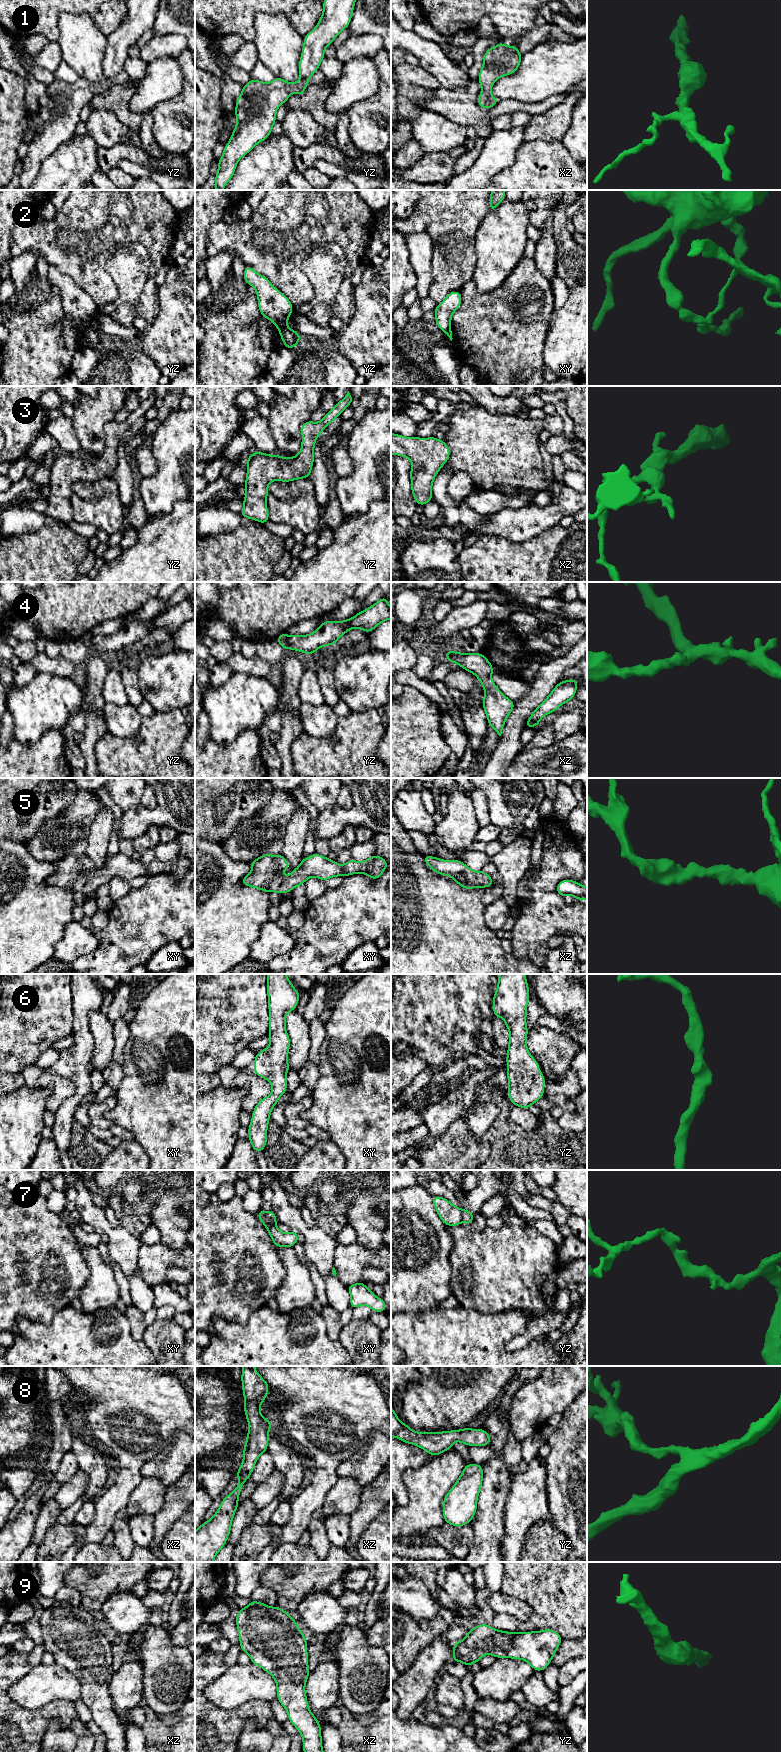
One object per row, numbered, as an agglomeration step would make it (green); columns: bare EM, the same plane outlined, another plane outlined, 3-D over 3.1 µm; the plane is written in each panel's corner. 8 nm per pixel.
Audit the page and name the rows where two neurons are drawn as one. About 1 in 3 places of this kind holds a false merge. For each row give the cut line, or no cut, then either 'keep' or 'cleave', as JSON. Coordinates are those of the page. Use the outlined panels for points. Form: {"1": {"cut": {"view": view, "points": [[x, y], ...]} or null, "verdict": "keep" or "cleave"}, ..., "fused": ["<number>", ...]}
{"1": {"cut": null, "verdict": "keep"}, "2": {"cut": {"view": "yz", "points": [[287, 326], [279, 330]]}, "verdict": "cleave"}, "3": {"cut": null, "verdict": "keep"}, "4": {"cut": null, "verdict": "keep"}, "5": {"cut": null, "verdict": "keep"}, "6": {"cut": null, "verdict": "keep"}, "7": {"cut": {"view": "xy", "points": [[265, 1212], [268, 1218], [275, 1221]]}, "verdict": "cleave"}, "8": {"cut": null, "verdict": "keep"}, "9": {"cut": null, "verdict": "keep"}, "fused": ["2", "7"]}

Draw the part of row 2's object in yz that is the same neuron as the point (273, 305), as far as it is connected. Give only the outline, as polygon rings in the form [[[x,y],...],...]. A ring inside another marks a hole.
[[[244,267],[244,282],[256,290],[260,313],[271,320],[280,331],[287,327],[287,320],[293,311],[293,305],[268,278],[258,274],[252,267]]]

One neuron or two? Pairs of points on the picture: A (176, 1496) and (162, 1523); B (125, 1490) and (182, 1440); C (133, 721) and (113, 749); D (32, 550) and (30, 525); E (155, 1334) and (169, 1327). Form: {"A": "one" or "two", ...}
{"A": "one", "B": "two", "C": "two", "D": "two", "E": "one"}

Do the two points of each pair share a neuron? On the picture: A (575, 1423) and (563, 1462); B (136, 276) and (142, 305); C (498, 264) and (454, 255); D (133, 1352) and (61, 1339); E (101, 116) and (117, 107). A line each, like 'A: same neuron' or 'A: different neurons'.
A: same neuron
B: different neurons
C: different neurons
D: same neuron
E: different neurons

